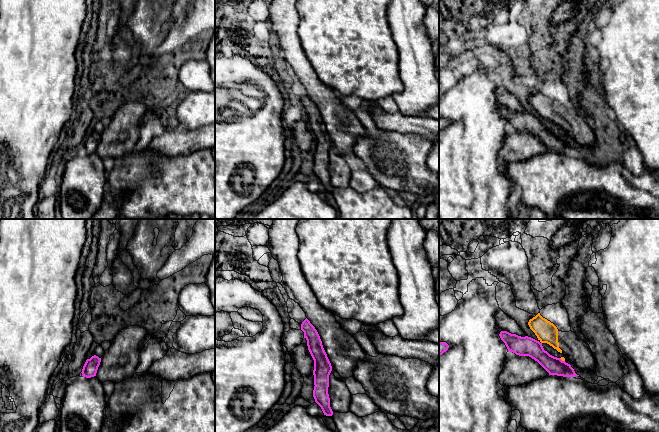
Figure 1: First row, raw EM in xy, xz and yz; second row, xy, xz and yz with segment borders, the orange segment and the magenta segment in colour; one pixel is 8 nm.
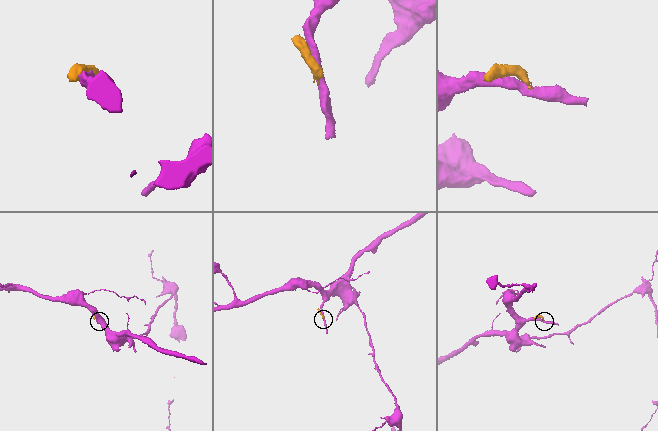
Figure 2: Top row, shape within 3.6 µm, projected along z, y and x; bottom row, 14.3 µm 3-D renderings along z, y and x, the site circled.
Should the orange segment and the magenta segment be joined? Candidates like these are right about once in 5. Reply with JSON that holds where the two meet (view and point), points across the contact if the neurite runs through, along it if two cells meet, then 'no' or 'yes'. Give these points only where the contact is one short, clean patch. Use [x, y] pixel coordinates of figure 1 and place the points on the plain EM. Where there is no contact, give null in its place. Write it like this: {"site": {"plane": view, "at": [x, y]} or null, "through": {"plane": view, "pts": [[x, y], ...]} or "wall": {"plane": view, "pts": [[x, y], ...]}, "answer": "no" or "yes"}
{"site": {"plane": "yz", "at": [562, 136]}, "wall": {"plane": "yz", "pts": [[559, 134], [564, 137]]}, "answer": "no"}

